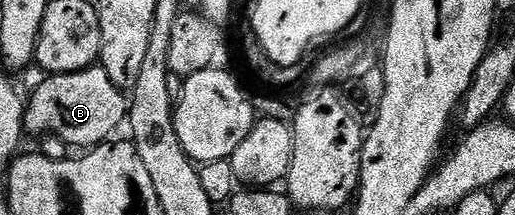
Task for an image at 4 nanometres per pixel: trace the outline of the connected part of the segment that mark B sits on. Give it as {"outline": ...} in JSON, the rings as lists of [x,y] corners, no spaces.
{"outline":[[[101,67],[81,69],[75,73],[56,73],[47,76],[34,89],[24,105],[24,129],[27,134],[50,134],[70,147],[93,147],[115,136],[128,117],[128,97],[108,79]]]}

